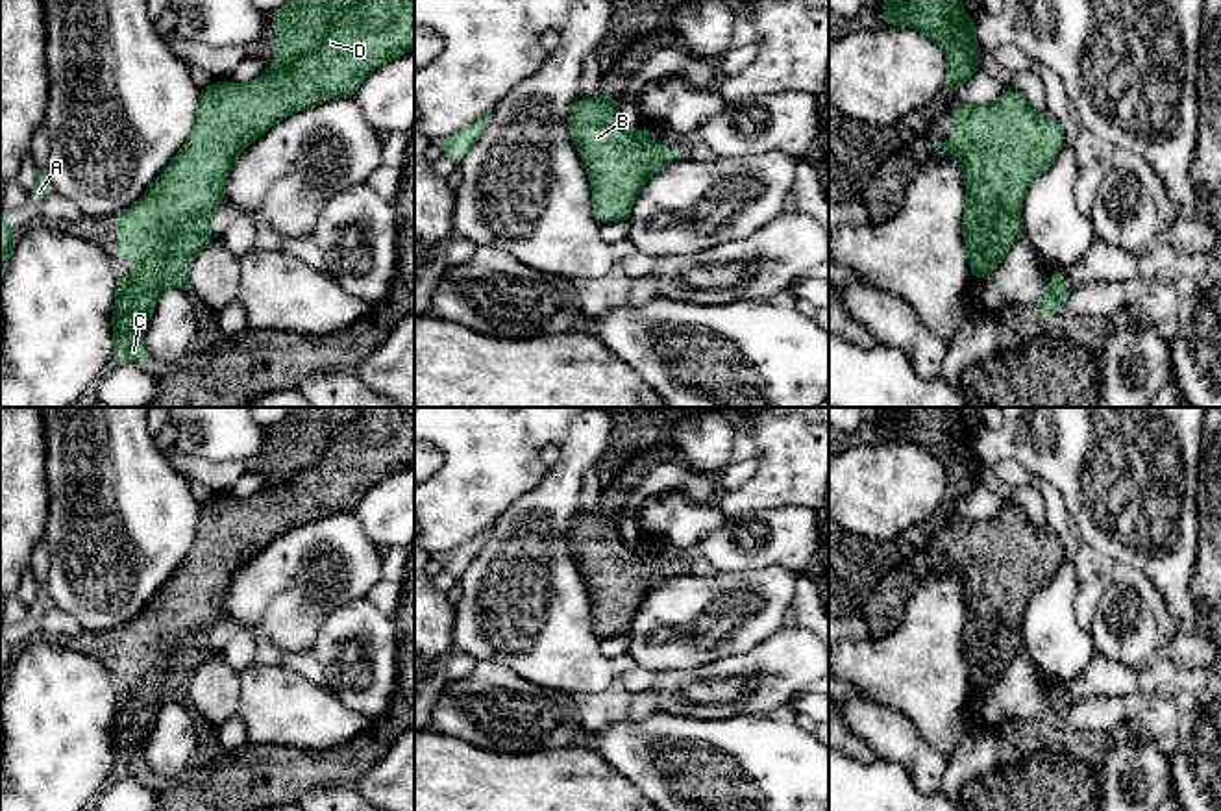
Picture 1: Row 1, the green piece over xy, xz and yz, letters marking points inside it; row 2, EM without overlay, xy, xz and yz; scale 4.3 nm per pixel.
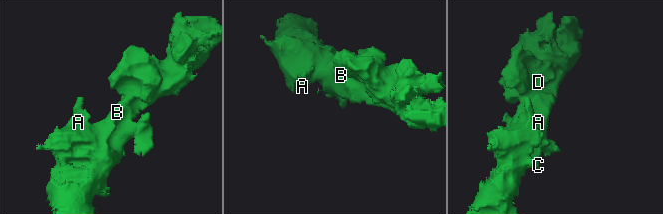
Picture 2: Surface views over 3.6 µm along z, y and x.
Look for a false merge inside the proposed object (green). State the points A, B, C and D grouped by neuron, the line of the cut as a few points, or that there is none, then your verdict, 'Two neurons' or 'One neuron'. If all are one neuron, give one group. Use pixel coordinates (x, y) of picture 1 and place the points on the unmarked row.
Groups: A B C D. No split. One neuron

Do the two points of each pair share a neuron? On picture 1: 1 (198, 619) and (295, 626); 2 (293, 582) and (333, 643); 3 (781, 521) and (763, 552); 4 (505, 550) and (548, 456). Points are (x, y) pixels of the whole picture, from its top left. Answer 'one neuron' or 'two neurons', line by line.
1: two neurons
2: two neurons
3: one neuron
4: two neurons

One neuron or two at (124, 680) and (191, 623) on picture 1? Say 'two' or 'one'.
one

